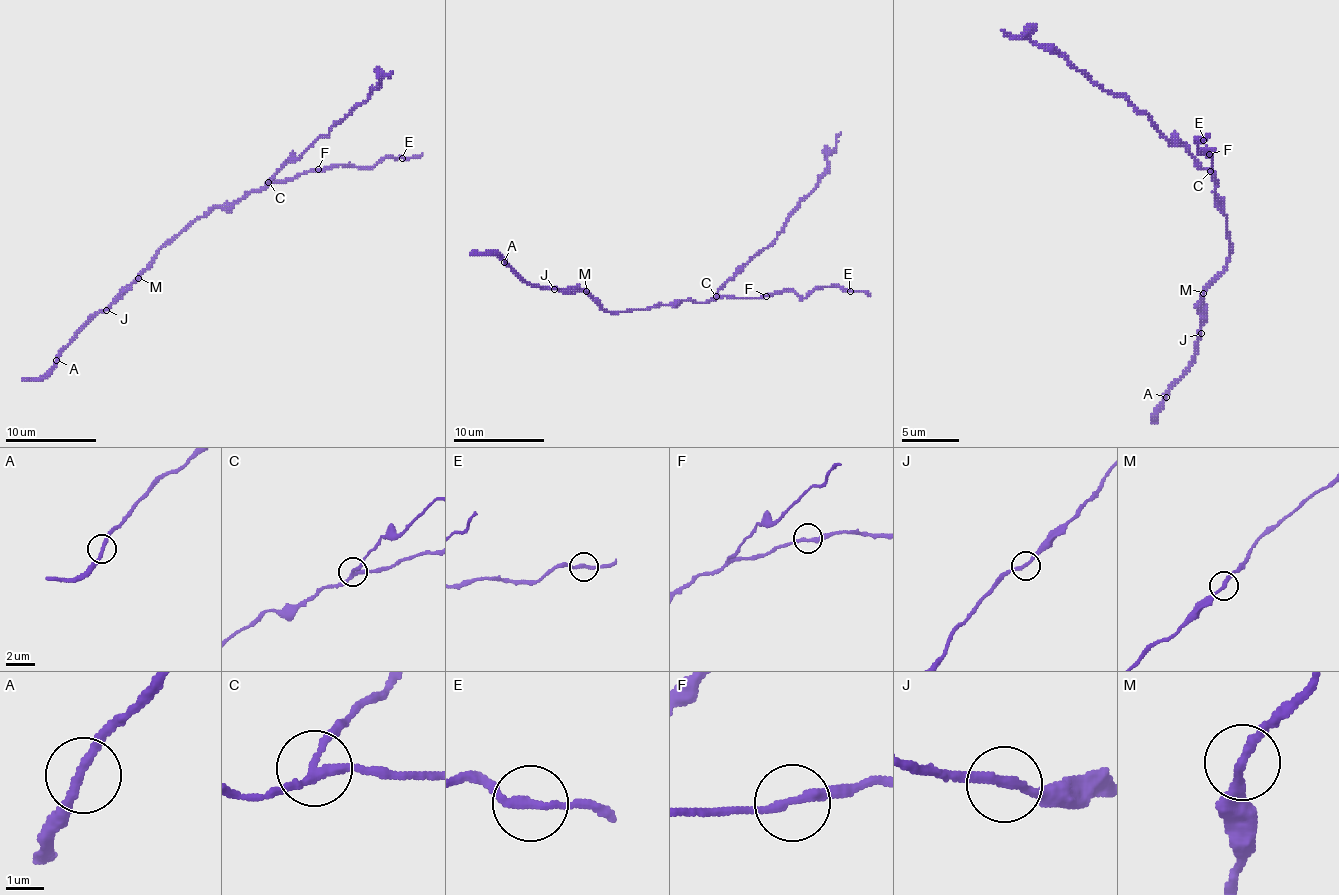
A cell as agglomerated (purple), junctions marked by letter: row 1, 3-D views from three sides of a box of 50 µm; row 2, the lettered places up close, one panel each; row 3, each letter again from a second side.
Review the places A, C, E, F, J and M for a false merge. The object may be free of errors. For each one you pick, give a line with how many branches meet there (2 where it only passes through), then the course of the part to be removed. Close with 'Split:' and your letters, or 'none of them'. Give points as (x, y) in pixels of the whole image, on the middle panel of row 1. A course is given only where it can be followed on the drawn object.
C: 3 branches meet; foreign part runs (716, 296), (784, 227), (791, 212), (820, 177), (841, 132)
Split: C

